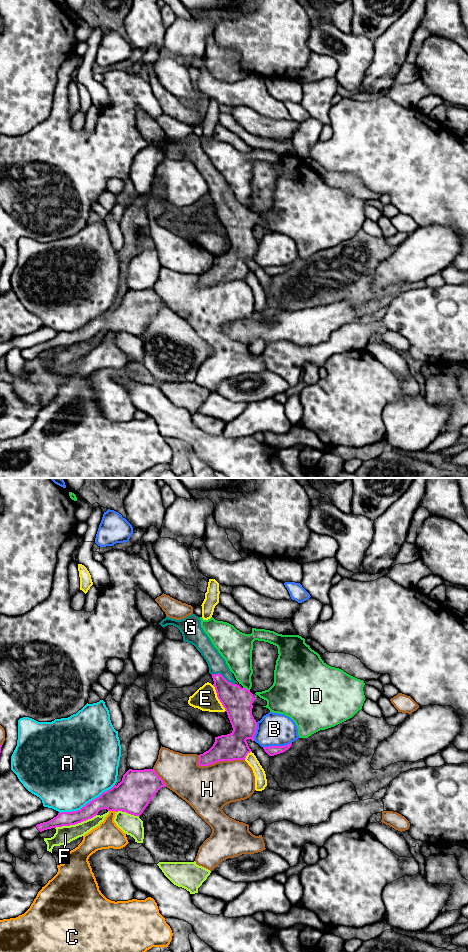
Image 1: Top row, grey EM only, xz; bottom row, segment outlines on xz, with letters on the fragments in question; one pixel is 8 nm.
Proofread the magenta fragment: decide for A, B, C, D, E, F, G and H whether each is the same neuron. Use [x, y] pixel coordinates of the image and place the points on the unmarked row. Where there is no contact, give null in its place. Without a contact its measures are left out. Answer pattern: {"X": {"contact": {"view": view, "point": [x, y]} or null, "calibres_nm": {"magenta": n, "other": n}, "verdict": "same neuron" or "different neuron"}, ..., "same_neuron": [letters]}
{"A": {"contact": {"view": "xz", "point": [87, 323]}, "calibres_nm": {"magenta": 200, "other": 500}, "verdict": "different neuron"}, "B": {"contact": {"view": "xz", "point": [277, 266]}, "calibres_nm": {"magenta": 80, "other": 260}, "verdict": "different neuron"}, "C": {"contact": {"view": "xz", "point": [113, 330]}, "calibres_nm": {"magenta": 300, "other": 220}, "verdict": "different neuron"}, "D": {"contact": {"view": "xz", "point": [245, 208]}, "calibres_nm": {"magenta": 240, "other": 200}, "verdict": "different neuron"}, "E": {"contact": {"view": "xz", "point": [218, 218]}, "calibres_nm": {"magenta": 240, "other": 190}, "verdict": "different neuron"}, "F": {"contact": {"view": "xz", "point": [75, 343]}, "calibres_nm": {"magenta": 120, "other": 140}, "verdict": "different neuron"}, "G": {"contact": {"view": "xz", "point": [222, 196]}, "calibres_nm": {"magenta": 240, "other": 140}, "verdict": "same neuron"}, "H": {"contact": {"view": "xz", "point": [220, 280]}, "calibres_nm": {"magenta": 220, "other": 360}, "verdict": "different neuron"}, "same_neuron": ["G"]}

